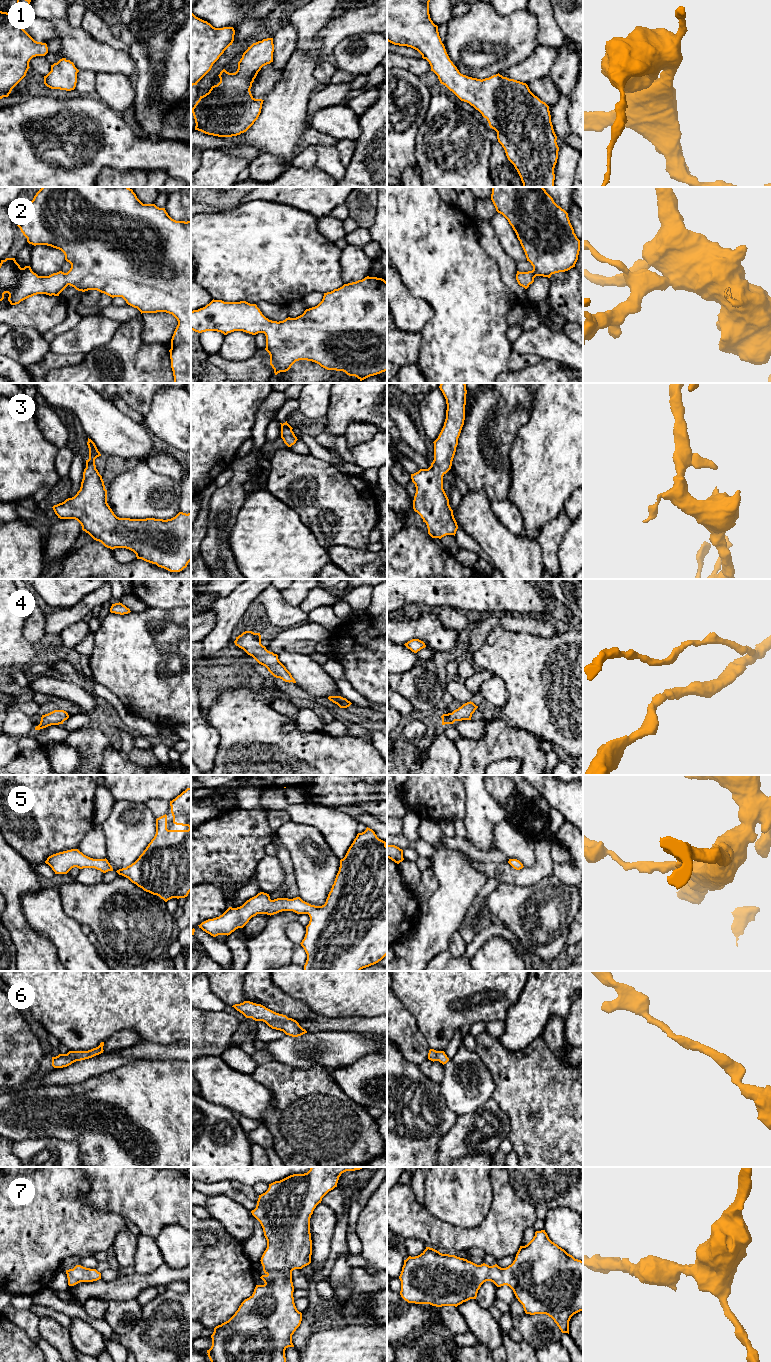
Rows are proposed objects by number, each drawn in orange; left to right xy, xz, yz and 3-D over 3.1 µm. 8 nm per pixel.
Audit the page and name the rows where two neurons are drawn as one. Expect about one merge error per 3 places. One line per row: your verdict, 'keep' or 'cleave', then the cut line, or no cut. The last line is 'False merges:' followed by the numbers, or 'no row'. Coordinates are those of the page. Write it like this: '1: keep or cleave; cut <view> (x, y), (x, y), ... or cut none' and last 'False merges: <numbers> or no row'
1: keep; cut none
2: keep; cut none
3: keep; cut none
4: keep; cut none
5: keep; cut none
6: keep; cut none
7: keep; cut none
False merges: no row

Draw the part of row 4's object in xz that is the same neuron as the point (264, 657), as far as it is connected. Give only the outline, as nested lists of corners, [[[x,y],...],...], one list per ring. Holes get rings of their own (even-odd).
[[[245,631],[236,637],[234,643],[248,655],[252,656],[259,664],[265,666],[274,677],[280,678],[285,682],[296,683],[291,673],[279,661],[278,655],[268,651],[261,644],[260,633]]]

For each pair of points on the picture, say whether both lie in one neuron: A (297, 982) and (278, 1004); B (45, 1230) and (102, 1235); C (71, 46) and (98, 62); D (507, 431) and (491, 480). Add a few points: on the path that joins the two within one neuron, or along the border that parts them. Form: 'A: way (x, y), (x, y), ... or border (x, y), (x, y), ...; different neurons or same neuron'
A: border (271, 981), (286, 993), (300, 999), (307, 1006); different neurons
B: way (59, 1230), (88, 1231); same neuron
C: way (78, 46), (91, 55); same neuron
D: way (495, 443), (491, 447), (491, 468); same neuron

